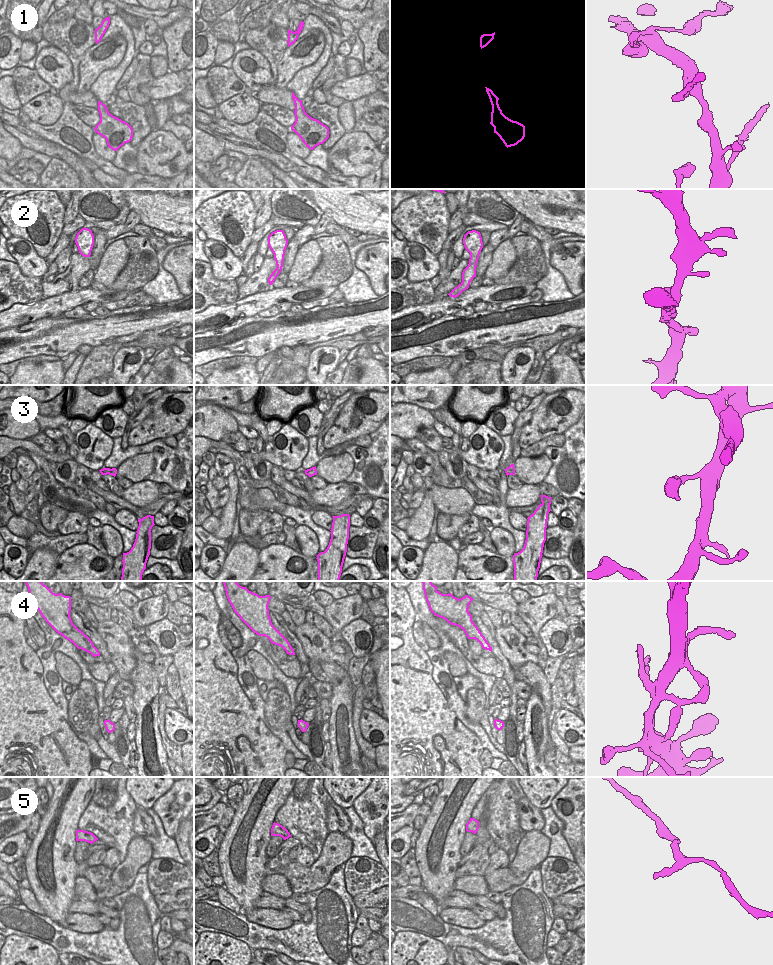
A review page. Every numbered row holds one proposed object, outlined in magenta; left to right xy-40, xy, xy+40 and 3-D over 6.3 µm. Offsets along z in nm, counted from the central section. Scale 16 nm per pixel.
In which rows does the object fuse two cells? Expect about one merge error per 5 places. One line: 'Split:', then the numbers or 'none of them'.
Split: none of them

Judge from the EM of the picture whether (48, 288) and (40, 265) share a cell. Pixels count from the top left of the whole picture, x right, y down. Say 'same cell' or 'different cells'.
different cells

